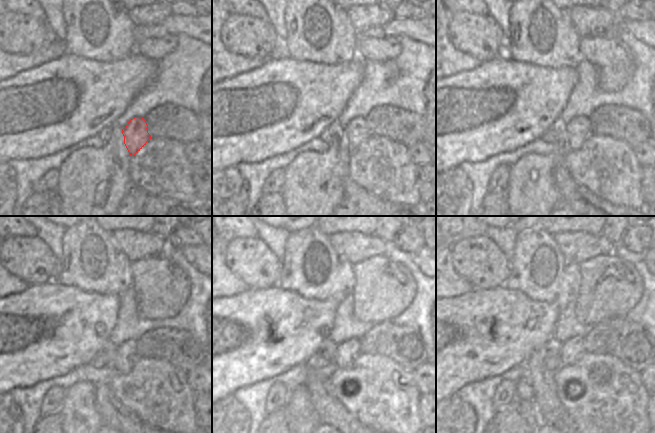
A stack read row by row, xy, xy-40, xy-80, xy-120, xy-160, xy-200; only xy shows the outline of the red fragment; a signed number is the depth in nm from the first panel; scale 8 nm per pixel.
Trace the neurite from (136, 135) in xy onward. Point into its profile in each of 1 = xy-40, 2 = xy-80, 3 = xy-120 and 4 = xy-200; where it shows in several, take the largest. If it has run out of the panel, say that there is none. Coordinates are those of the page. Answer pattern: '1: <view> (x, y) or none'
1: xy-40 (357, 131)
2: xy-80 (579, 129)
3: xy-120 (126, 354)
4: xy-200 (570, 351)

